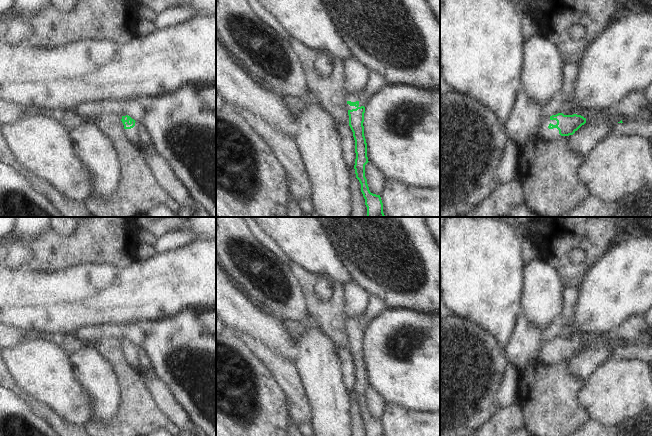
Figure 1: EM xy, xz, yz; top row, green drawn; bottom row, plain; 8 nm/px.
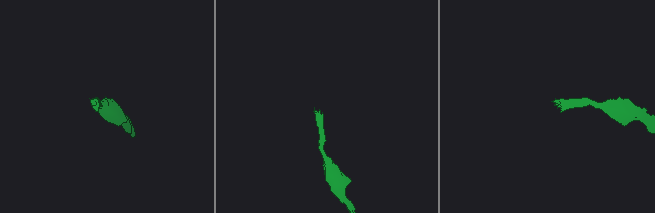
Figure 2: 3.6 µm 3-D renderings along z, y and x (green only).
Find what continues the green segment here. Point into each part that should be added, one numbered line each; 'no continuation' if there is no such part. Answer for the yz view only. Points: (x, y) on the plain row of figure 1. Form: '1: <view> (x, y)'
1: yz (551, 358)

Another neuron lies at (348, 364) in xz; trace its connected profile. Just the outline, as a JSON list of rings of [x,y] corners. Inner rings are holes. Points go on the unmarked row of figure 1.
[[[338,348],[338,354],[343,361],[343,373],[345,375],[347,387],[351,393],[354,393],[356,377],[353,356],[349,348]]]

